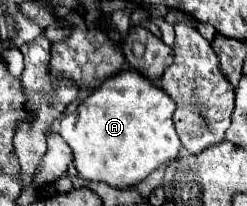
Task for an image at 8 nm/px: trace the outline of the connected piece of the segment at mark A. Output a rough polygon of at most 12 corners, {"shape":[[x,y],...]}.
{"shape":[[130,68],[65,113],[82,178],[130,188],[178,156],[174,100]]}

